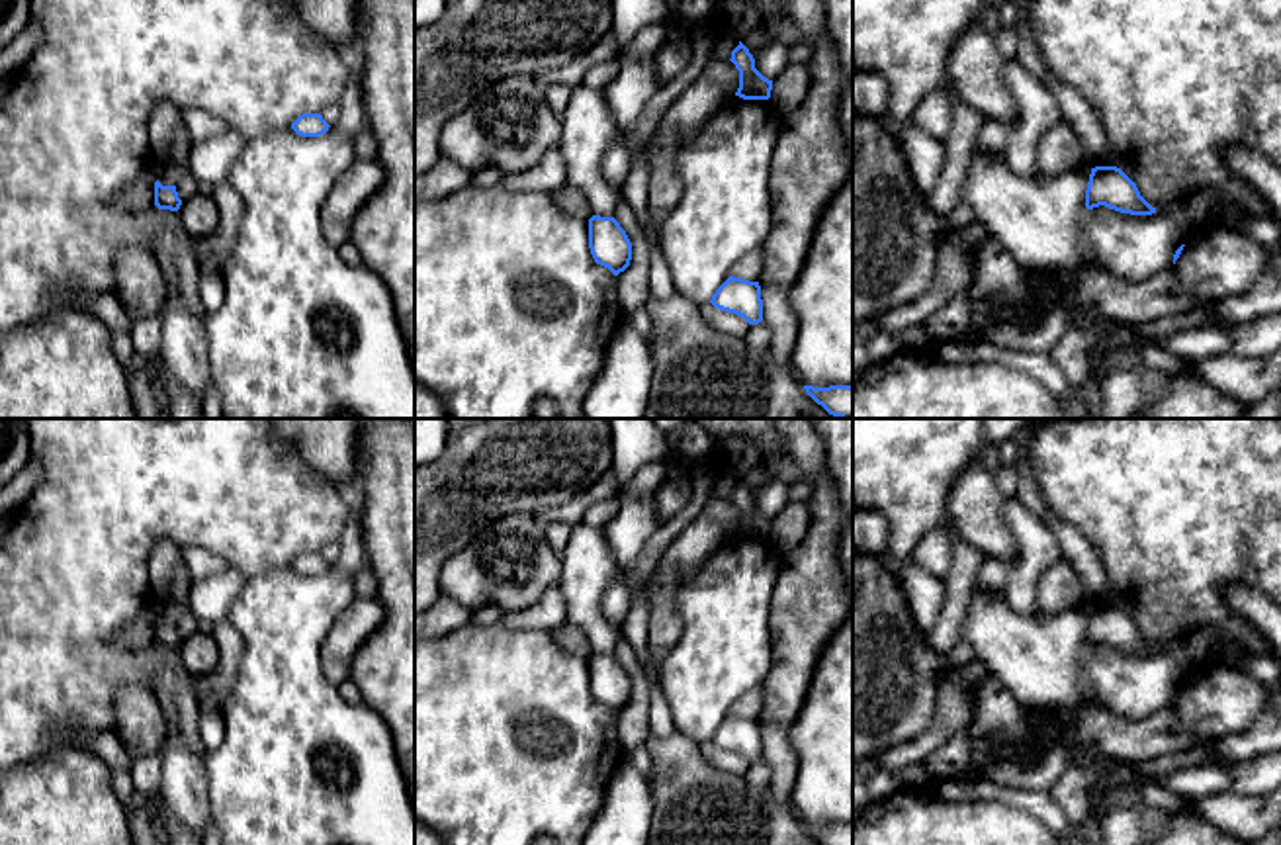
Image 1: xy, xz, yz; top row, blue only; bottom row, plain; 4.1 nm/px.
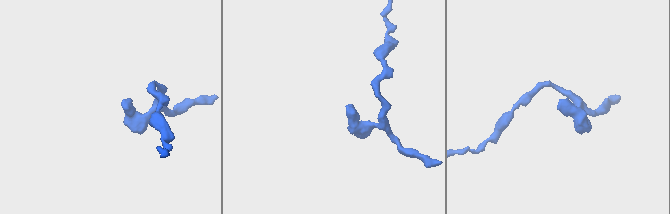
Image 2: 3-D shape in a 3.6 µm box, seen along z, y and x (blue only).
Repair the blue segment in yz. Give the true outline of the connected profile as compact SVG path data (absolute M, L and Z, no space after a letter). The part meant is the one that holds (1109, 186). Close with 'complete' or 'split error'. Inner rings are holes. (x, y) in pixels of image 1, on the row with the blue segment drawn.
M1117 166L1091 168L1085 207L1093 209L1099 205L1130 215L1156 213L1156 207L1140 196L1136 184Z; complete

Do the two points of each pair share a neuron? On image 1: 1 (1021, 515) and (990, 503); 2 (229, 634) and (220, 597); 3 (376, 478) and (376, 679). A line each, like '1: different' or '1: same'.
1: different
2: different
3: same

